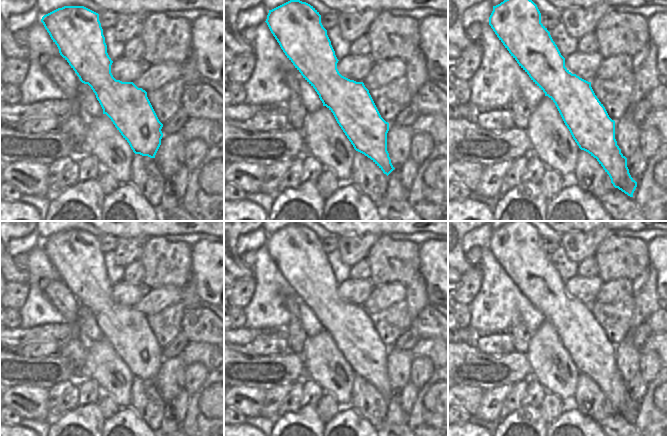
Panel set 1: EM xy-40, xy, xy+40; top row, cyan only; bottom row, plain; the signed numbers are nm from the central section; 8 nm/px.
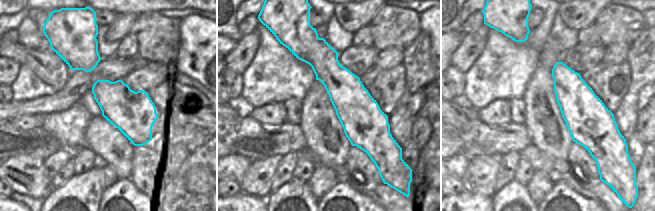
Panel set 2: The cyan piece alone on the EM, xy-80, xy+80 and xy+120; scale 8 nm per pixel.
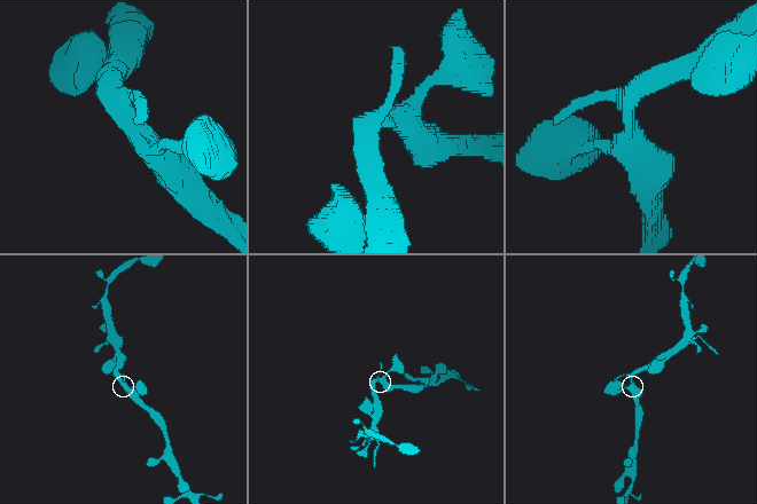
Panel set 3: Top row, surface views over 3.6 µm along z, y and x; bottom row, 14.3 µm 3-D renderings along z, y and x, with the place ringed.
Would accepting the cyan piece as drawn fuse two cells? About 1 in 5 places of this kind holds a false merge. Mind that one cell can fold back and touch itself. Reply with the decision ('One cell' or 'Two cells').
One cell

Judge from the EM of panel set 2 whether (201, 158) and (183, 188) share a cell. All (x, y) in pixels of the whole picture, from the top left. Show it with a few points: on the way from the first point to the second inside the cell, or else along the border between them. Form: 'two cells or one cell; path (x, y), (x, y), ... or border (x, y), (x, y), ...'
one cell; path (193, 164), (183, 172), (183, 180)

